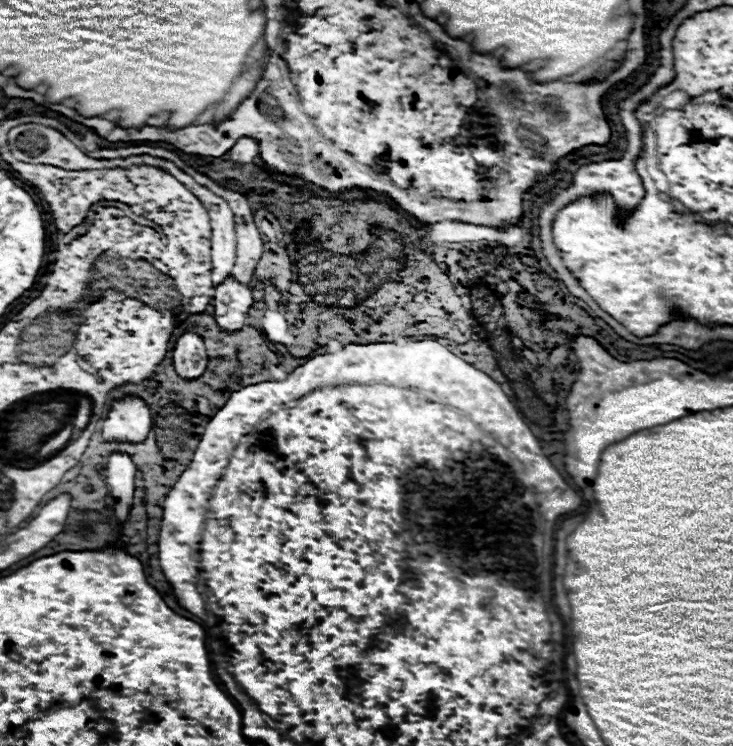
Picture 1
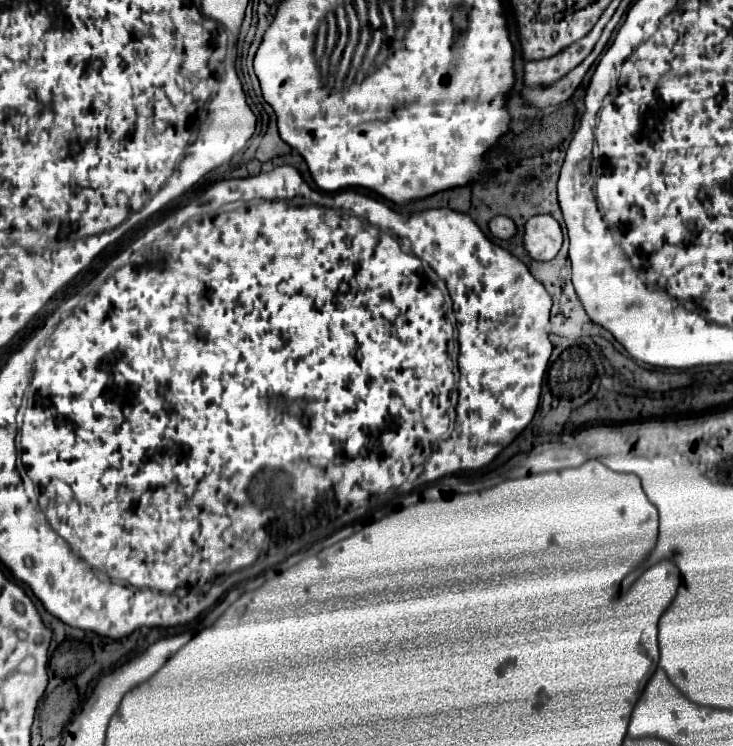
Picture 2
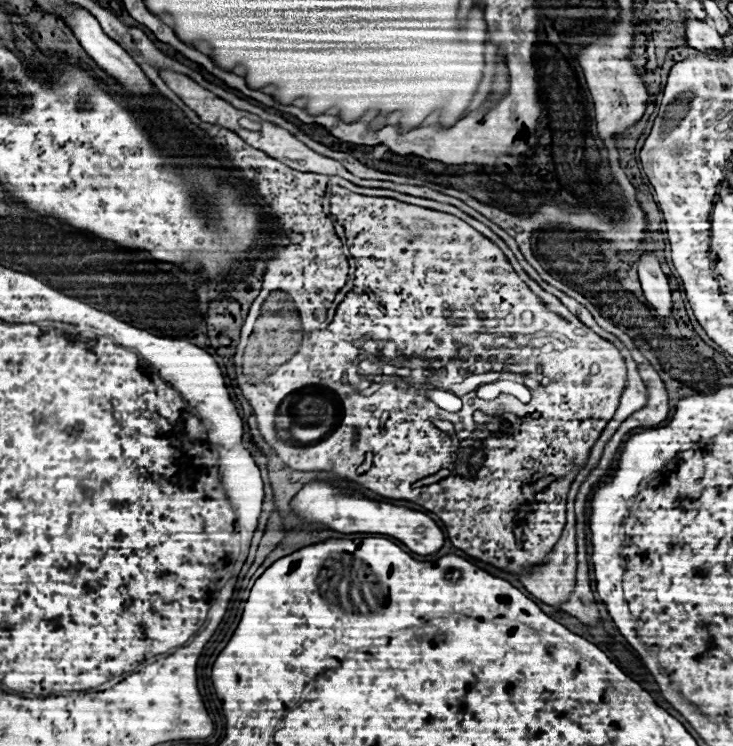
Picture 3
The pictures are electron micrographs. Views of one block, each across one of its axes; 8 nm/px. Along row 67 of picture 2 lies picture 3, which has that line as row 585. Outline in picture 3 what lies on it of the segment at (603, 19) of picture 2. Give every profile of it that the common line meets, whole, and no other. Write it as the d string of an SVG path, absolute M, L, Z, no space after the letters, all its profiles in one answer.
M568 516L562 540L558 542L558 548L550 554L548 564L542 564L542 568L536 568L532 574L520 576L526 590L542 600L548 606L560 608L564 602L568 602L570 594L576 586L576 518Z

